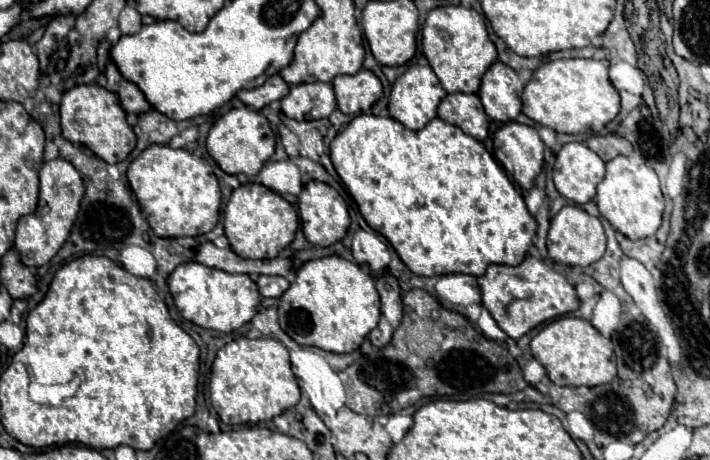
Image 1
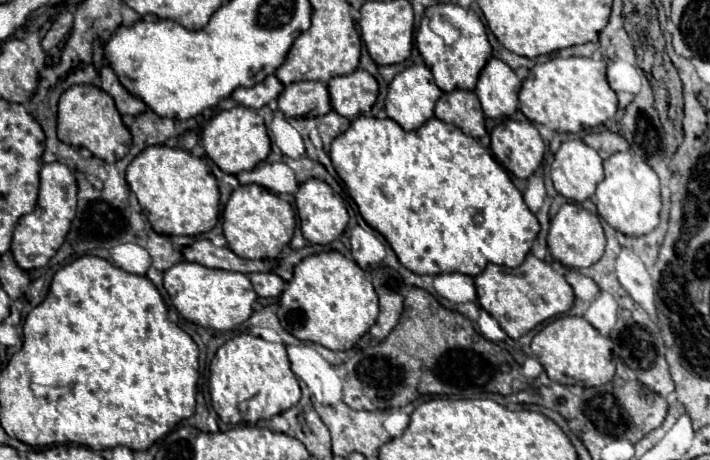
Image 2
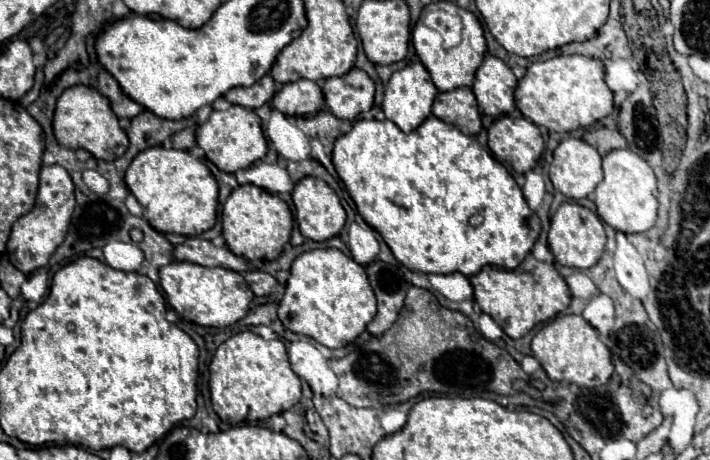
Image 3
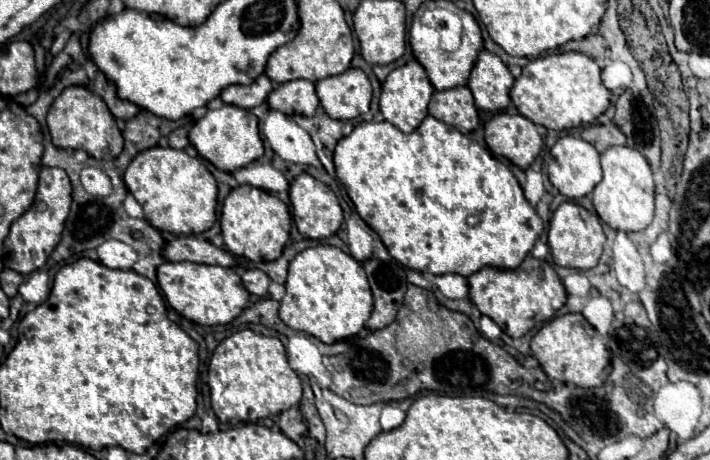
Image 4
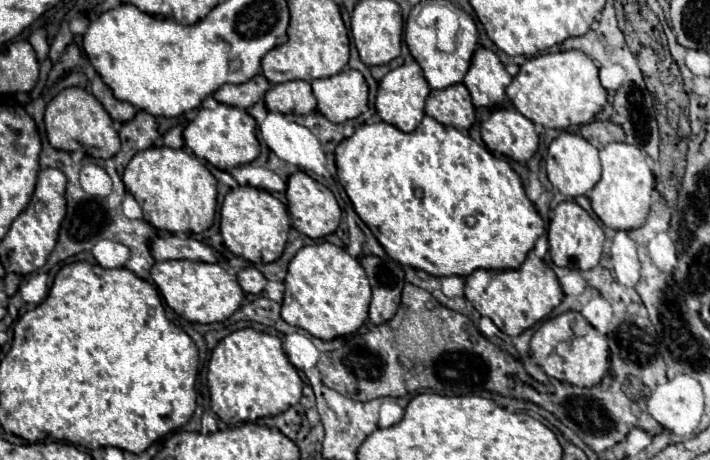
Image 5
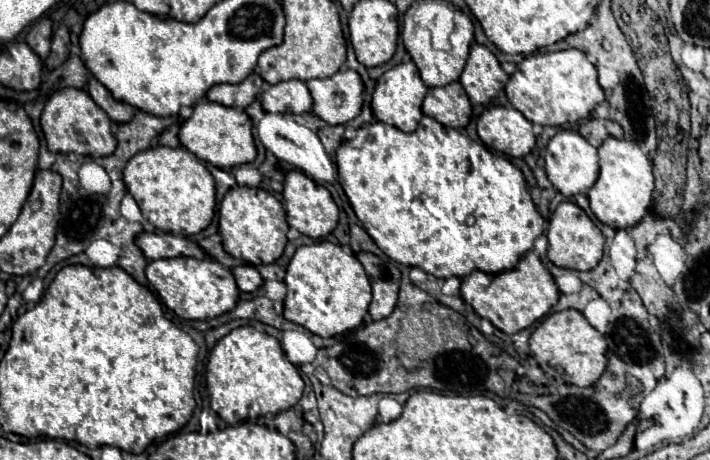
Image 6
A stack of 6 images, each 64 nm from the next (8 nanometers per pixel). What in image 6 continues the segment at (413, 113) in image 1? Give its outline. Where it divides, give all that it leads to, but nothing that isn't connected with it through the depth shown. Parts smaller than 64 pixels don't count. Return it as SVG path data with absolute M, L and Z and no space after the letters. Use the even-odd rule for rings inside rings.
M402 62L378 78L374 94L372 94L372 112L384 124L396 126L402 132L414 132L418 126L418 120L422 118L424 96L426 96L426 84L422 82L422 78L418 74L416 64L414 62Z

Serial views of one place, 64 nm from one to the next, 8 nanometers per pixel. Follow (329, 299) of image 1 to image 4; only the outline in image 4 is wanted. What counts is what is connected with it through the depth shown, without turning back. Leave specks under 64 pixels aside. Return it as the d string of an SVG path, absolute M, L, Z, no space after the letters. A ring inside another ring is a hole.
M336 246L306 248L290 262L286 296L280 302L280 318L292 330L306 332L324 344L356 336L372 312L372 292L358 260Z

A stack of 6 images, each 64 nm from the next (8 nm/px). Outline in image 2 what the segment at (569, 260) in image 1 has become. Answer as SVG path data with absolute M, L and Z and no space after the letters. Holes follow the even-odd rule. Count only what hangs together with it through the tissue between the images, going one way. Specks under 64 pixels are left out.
M564 204L558 214L550 220L550 232L548 232L548 250L554 256L554 260L562 262L568 268L588 268L600 260L606 248L606 236L600 224L600 218L580 204Z

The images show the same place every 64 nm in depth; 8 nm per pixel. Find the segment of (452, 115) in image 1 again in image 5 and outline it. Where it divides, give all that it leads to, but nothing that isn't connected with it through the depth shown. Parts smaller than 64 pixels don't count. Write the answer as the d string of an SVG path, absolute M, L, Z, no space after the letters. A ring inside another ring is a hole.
M452 84L442 90L432 90L426 100L426 114L444 126L468 130L474 124L474 104L464 84Z

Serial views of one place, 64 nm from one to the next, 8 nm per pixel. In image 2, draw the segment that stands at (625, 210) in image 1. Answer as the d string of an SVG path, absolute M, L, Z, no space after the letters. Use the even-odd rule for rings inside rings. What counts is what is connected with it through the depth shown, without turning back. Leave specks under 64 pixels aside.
M616 152L604 160L606 178L596 188L598 214L618 232L626 236L642 236L652 232L660 220L660 184L656 172L630 152Z

